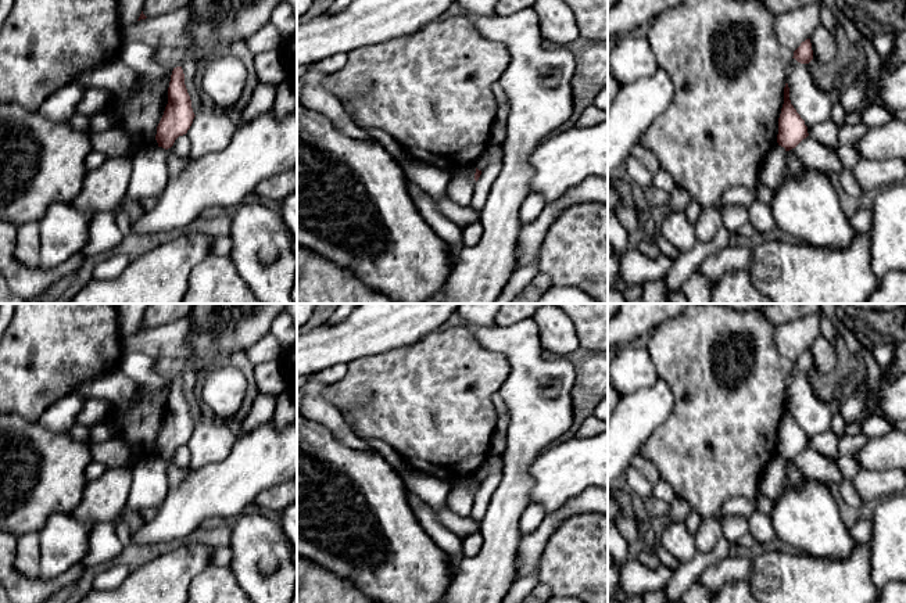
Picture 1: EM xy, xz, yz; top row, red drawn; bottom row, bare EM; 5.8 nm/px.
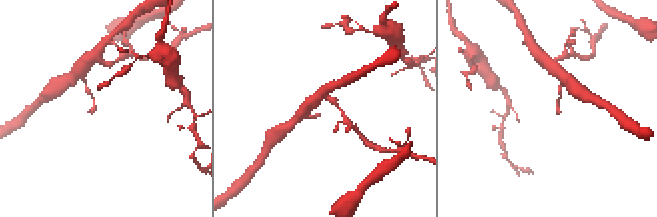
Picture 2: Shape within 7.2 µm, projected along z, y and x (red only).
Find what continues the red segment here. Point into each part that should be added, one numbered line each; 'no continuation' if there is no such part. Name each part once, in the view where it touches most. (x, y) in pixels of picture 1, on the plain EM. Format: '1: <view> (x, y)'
no continuation

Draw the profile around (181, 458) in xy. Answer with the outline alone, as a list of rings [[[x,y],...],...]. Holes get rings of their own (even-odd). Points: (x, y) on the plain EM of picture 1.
[[[183,445],[183,446],[179,446],[173,456],[172,456],[172,462],[180,467],[180,469],[185,469],[185,467],[189,467],[190,466],[190,451],[187,448],[187,445]]]

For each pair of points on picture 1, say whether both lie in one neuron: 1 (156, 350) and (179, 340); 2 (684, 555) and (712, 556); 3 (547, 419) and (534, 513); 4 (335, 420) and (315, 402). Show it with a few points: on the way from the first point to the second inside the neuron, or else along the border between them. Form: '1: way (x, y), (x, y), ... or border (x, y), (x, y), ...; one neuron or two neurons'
1: way (161, 344), (174, 340); one neuron
2: border (698, 551), (690, 560), (681, 564); two neurons
3: border (529, 502), (519, 521), (520, 534); two neurons
4: way (330, 416), (319, 406); one neuron

